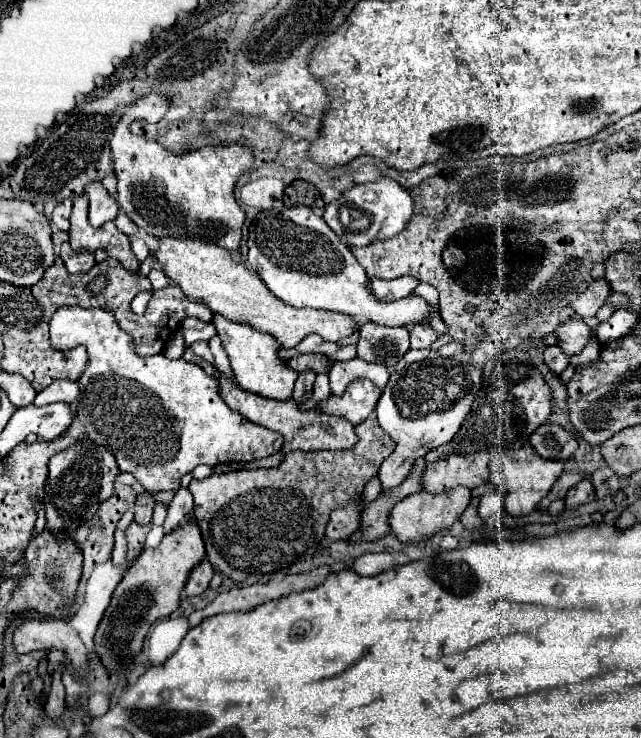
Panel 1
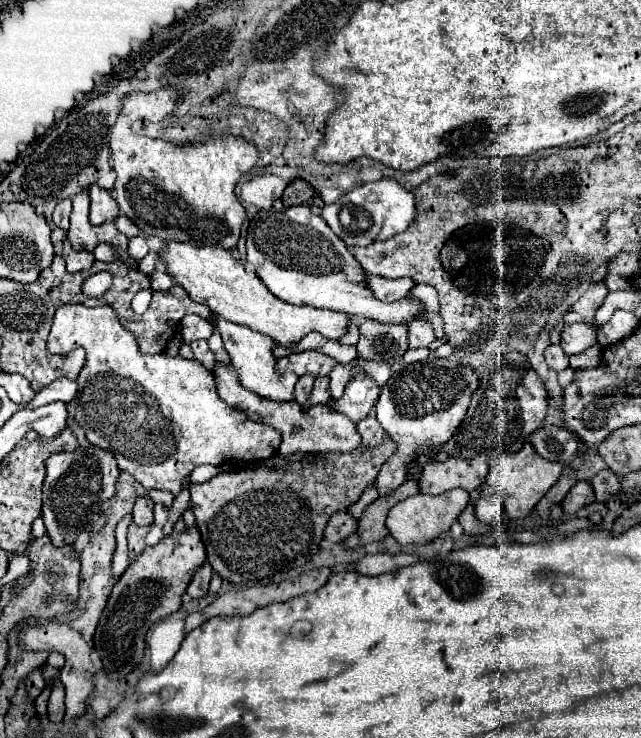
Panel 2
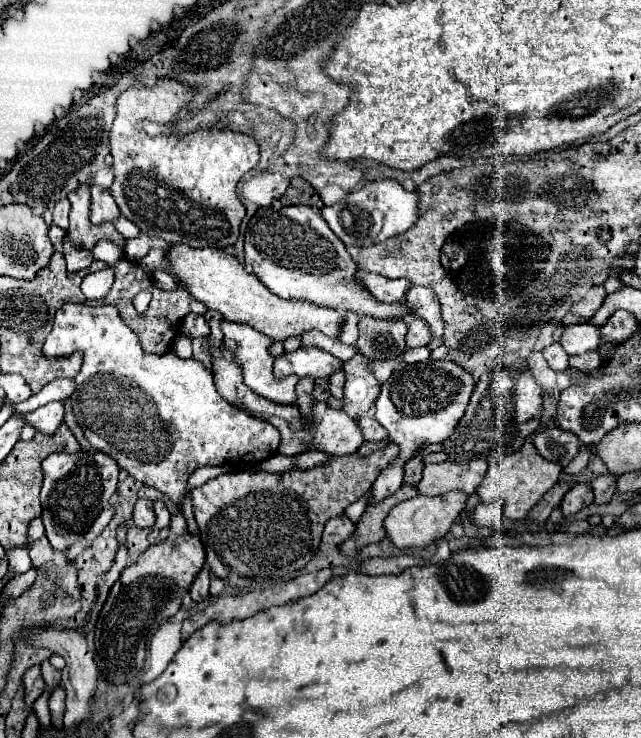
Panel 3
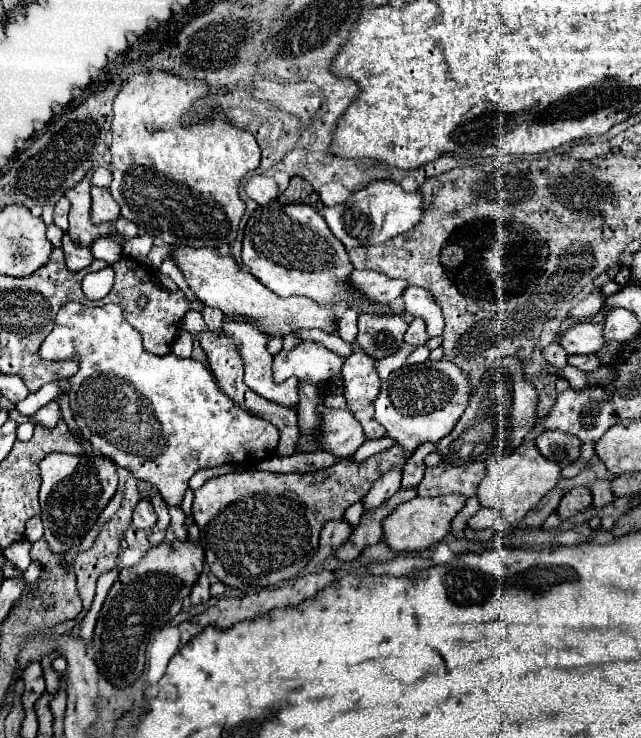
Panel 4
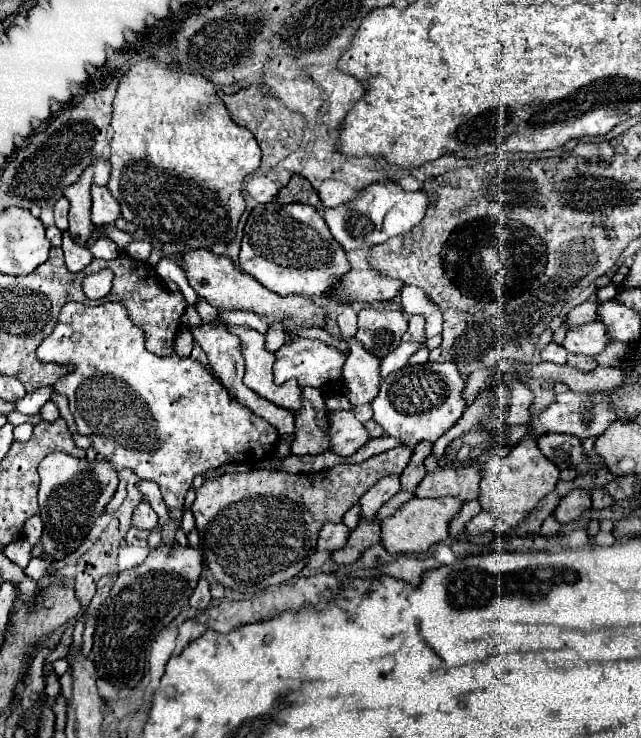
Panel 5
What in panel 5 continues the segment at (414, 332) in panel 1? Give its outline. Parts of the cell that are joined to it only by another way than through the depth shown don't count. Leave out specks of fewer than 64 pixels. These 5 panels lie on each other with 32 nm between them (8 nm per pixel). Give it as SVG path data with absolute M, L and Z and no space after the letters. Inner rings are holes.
M414 314L408 318L408 330L402 336L404 342L420 342L424 340L424 316Z

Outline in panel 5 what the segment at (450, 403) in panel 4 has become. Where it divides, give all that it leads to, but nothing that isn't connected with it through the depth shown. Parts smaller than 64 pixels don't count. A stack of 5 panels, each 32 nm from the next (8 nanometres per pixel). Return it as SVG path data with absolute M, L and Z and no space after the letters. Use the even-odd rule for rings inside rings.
M426 362L422 366L404 366L400 372L392 372L390 376L386 376L380 384L380 392L378 396L372 400L372 410L374 410L374 422L384 428L384 432L388 436L400 438L402 444L406 446L414 446L422 440L428 442L436 442L448 428L452 428L452 424L456 424L456 420L460 420L462 412L464 412L464 400L460 400L464 390L464 378L460 376L456 364L452 362Z

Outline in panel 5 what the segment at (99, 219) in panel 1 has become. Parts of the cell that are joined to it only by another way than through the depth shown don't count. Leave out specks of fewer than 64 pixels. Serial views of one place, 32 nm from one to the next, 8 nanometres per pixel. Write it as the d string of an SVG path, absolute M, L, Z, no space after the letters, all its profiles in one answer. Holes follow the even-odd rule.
M92 186L92 222L96 226L112 224L120 218L120 204L106 186Z

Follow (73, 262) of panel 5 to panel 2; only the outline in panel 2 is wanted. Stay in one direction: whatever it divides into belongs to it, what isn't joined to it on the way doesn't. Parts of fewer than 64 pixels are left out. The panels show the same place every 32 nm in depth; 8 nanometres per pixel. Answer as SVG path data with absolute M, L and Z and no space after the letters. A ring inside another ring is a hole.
M68 240L64 242L62 256L64 256L64 260L66 260L66 268L68 268L68 272L80 272L80 270L88 270L88 268L92 266L92 262L94 262L92 252L86 252L86 250L76 252L74 248L70 248L70 242L68 242Z

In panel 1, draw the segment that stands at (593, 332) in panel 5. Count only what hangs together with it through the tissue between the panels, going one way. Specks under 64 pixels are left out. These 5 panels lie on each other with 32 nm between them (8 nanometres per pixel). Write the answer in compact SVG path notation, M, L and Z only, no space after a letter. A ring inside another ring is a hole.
M572 320L558 326L556 336L558 336L558 346L564 350L564 354L572 356L584 350L584 346L592 338L592 330L582 320Z

